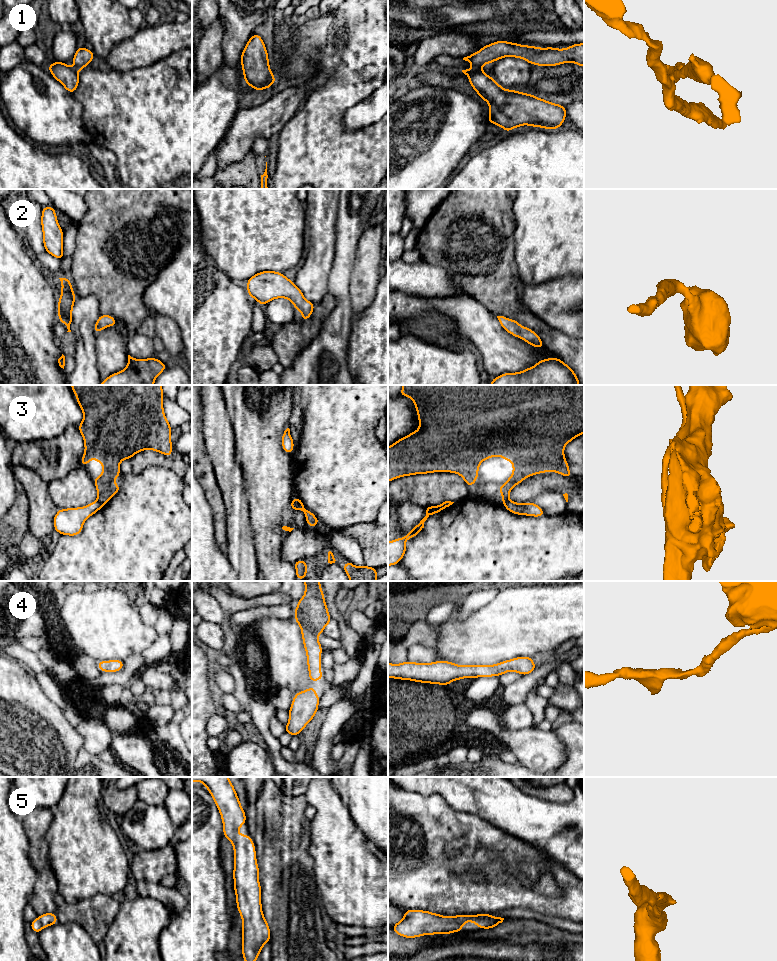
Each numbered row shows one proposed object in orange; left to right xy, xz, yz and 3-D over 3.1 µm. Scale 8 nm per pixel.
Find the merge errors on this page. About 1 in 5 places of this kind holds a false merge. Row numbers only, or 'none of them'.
1, 3

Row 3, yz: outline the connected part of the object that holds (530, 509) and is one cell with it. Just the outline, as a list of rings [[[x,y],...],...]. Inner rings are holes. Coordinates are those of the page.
[[[508,501],[504,507],[517,515],[527,515],[527,516],[534,516],[534,517],[541,517],[544,516],[545,513],[543,509],[533,503],[532,501],[526,504],[515,503],[513,501]]]

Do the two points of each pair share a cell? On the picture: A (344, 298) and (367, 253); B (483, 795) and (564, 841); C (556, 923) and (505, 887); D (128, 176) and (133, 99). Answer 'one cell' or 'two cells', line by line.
A: two cells
B: one cell
C: two cells
D: one cell

